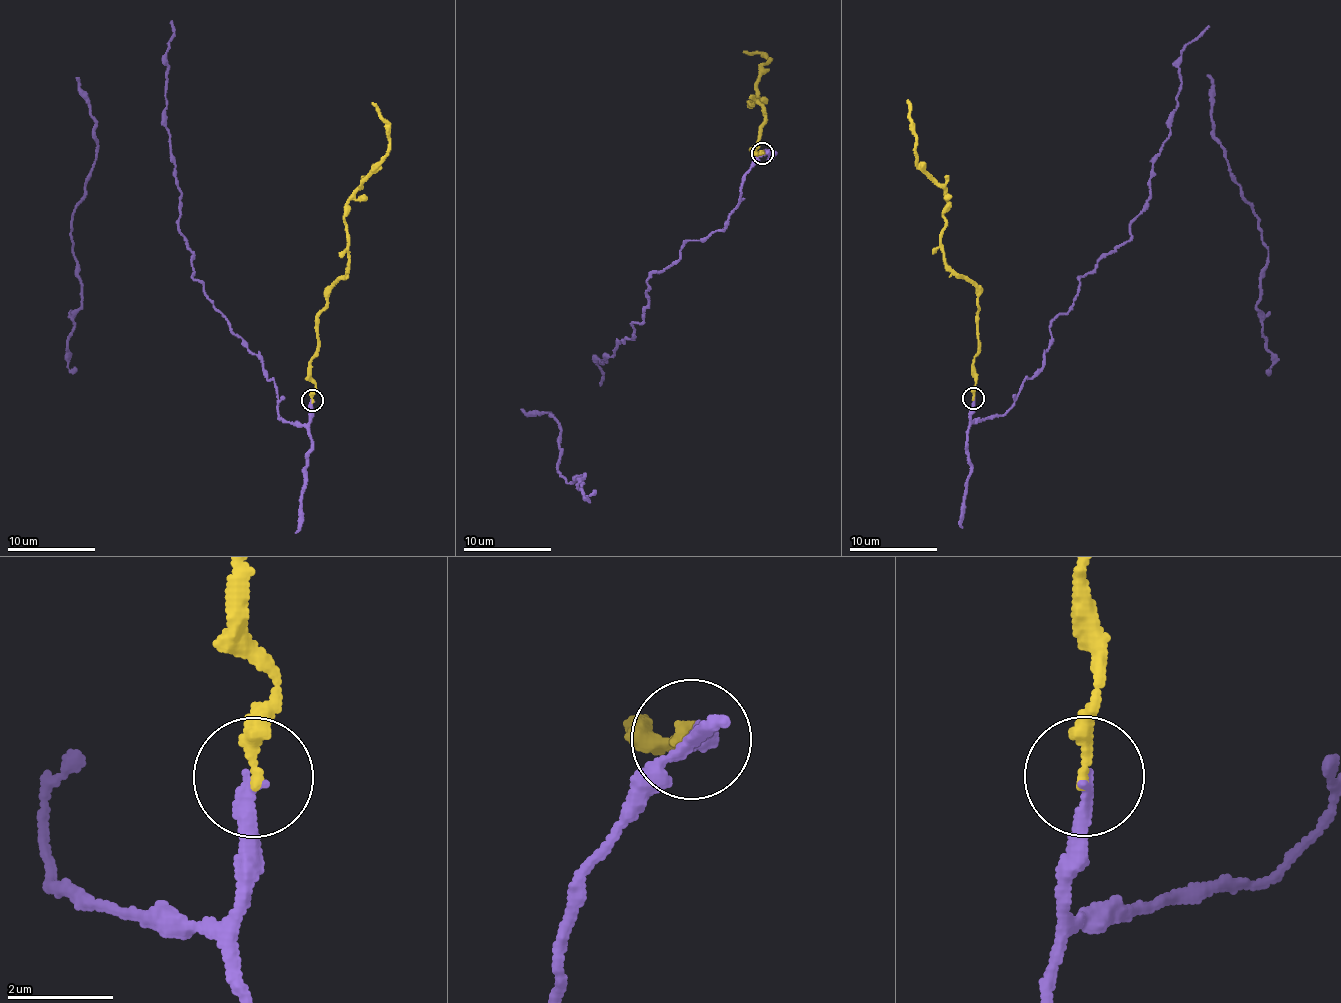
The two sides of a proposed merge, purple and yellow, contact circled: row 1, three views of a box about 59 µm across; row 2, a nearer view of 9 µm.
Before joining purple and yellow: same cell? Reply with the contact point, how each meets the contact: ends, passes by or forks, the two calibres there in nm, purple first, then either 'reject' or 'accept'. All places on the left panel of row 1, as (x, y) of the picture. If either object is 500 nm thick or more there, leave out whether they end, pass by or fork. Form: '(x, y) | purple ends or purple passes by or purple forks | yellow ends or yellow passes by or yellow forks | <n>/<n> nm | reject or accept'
(312, 400) | purple ends | yellow ends | 240/240 nm | accept

